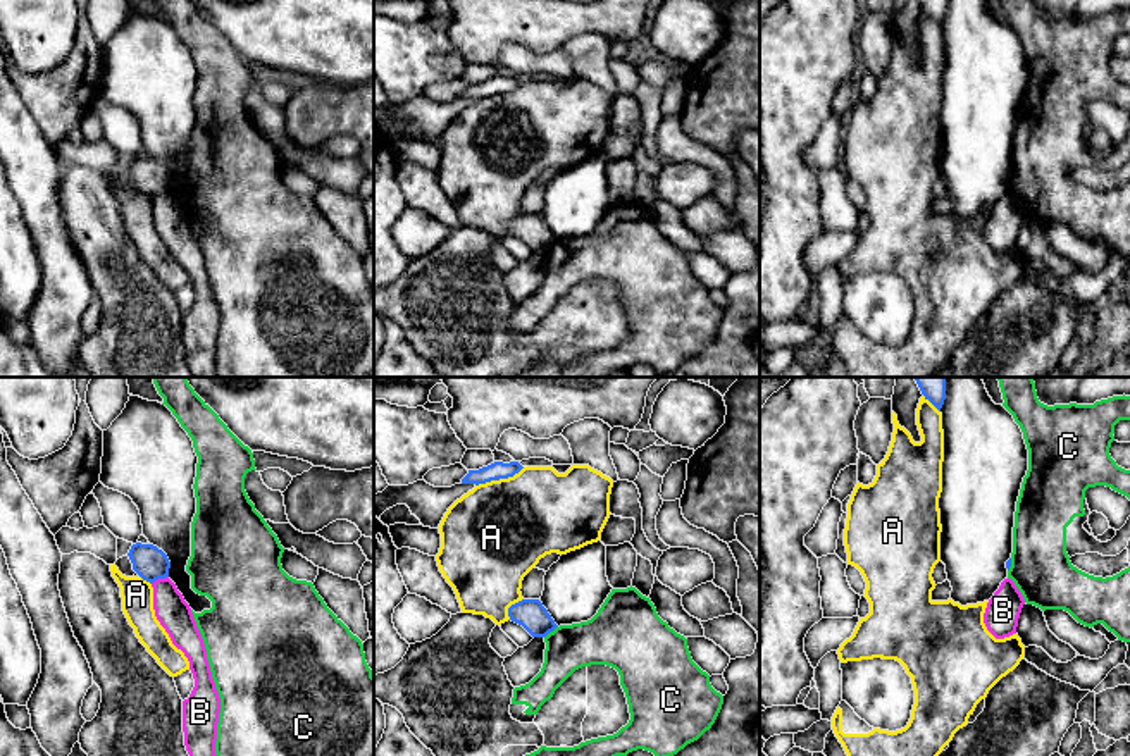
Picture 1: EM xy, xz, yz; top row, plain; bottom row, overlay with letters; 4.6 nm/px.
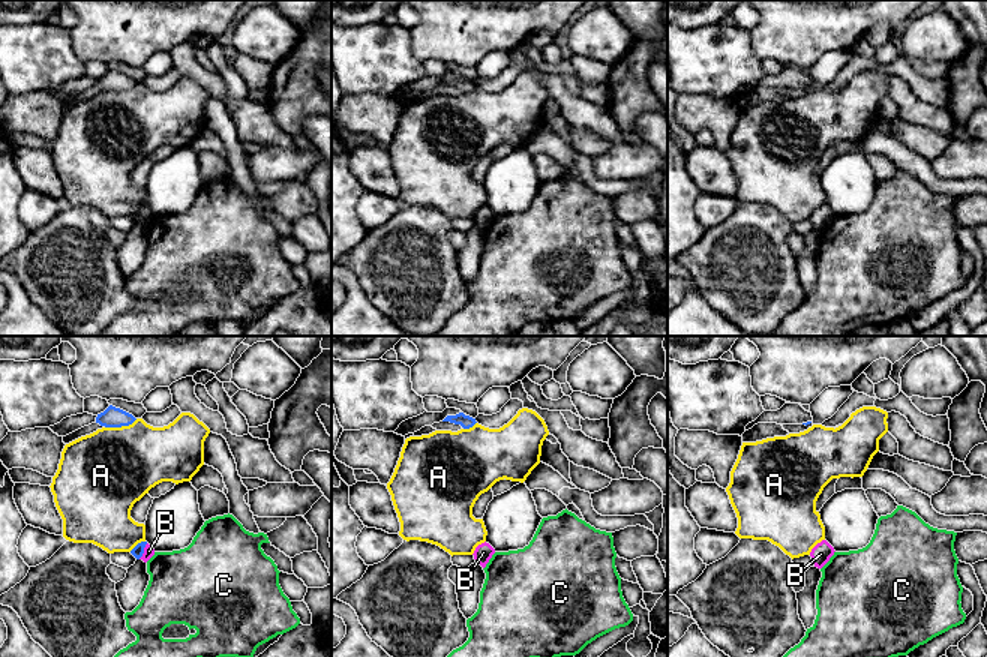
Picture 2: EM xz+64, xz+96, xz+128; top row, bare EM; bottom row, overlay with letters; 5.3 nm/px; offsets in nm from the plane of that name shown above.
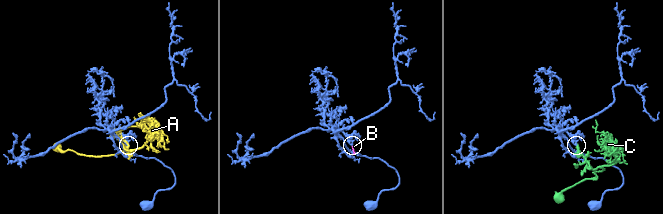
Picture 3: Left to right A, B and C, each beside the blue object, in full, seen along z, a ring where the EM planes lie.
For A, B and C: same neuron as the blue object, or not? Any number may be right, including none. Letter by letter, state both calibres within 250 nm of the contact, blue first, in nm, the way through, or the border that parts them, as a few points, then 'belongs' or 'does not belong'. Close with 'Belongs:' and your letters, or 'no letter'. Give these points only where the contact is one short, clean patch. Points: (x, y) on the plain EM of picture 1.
A: 90 nm thick on the blue side, 460 nm on the other; does not belong
B: 160 nm thick on the blue side, 160 nm on the other; runs through xy (149, 176), (159, 192), (173, 226); belongs
C: 140 nm thick on the blue side, 220 nm on the other; does not belong
Belongs: B

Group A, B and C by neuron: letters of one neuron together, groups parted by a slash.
A / B / C

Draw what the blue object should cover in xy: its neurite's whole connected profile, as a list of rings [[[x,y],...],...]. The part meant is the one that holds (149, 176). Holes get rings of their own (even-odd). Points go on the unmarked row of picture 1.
[[[136,157],[127,167],[133,184],[153,201],[153,224],[172,258],[184,267],[195,301],[183,315],[184,360],[193,377],[217,377],[215,355],[220,312],[212,293],[207,263],[189,219],[169,193],[171,176],[153,158]]]

